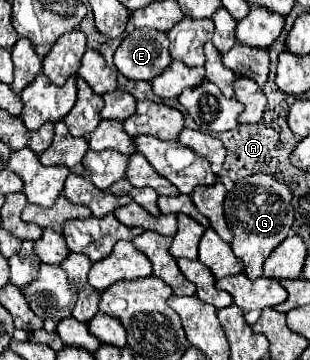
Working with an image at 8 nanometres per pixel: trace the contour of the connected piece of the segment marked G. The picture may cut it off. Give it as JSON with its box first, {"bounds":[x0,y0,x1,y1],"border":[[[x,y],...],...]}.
{"bounds":[223,173,293,281],"border":[[[255,173],[235,181],[235,187],[225,197],[225,203],[223,203],[225,219],[233,233],[231,249],[235,257],[243,261],[245,275],[253,281],[261,277],[263,261],[287,237],[291,229],[291,223],[293,223],[291,199],[293,199],[291,189],[283,181],[265,173]]]}

